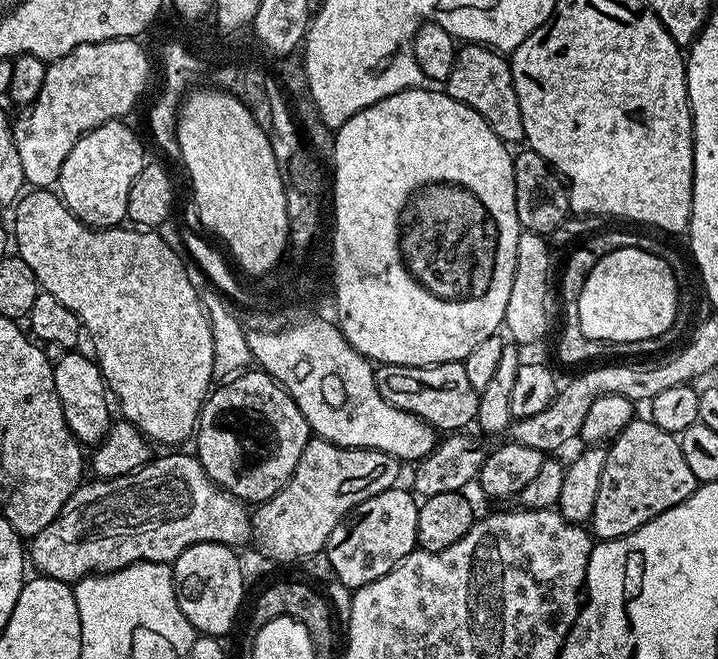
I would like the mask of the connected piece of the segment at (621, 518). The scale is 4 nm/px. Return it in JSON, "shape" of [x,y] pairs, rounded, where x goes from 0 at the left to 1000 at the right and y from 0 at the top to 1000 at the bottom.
{"shape":[[[882,634],[845,675],[844,684],[844,707],[838,707],[838,731],[822,791],[823,812],[831,821],[859,819],[889,804],[916,780],[944,768],[944,762],[955,762],[972,739],[950,690],[946,666],[905,634]]]}

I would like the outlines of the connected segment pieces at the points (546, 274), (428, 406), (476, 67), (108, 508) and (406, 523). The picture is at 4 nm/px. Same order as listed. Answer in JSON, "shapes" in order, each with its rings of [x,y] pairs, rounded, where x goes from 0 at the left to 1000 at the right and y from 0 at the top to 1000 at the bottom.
{"shapes":[[[[726,351],[716,398],[716,428],[710,434],[710,458],[705,458],[701,496],[720,524],[741,522],[763,504],[763,423],[769,419],[770,378],[759,360],[747,352]]],[[[645,551],[596,552],[592,558],[572,558],[558,552],[532,552],[522,560],[526,598],[554,622],[565,622],[618,659],[646,653],[666,628],[669,598],[655,586]]],[[[648,65],[635,80],[635,103],[627,106],[621,138],[625,146],[666,171],[703,219],[717,222],[730,212],[727,167],[721,161],[721,143],[716,137],[713,99],[692,74],[673,67]]],[[[245,683],[241,692],[223,692],[206,700],[203,707],[194,710],[191,716],[182,716],[174,722],[166,722],[157,728],[142,728],[138,725],[130,727],[130,734],[123,731],[113,733],[106,747],[92,762],[92,768],[86,768],[86,774],[81,780],[81,786],[75,786],[75,792],[70,792],[70,798],[64,798],[64,804],[58,804],[50,813],[43,815],[42,819],[42,856],[52,863],[49,865],[57,874],[68,874],[77,880],[86,880],[91,883],[104,883],[116,880],[118,874],[131,874],[148,868],[163,868],[182,856],[192,853],[220,853],[221,856],[240,856],[253,841],[253,835],[259,835],[272,825],[281,822],[298,822],[299,825],[316,825],[319,829],[330,829],[329,825],[347,824],[351,812],[351,785],[347,772],[343,769],[340,760],[329,757],[327,753],[313,747],[312,742],[305,741],[291,722],[284,718],[283,707],[279,706],[277,698],[272,690],[262,692],[256,683]]],[[[557,739],[539,741],[532,750],[500,765],[460,810],[454,845],[457,844],[457,856],[462,860],[461,873],[476,882],[485,892],[494,895],[532,877],[543,863],[556,859],[581,830],[579,806],[585,765],[581,754],[567,739],[563,739],[564,742]]]]}

